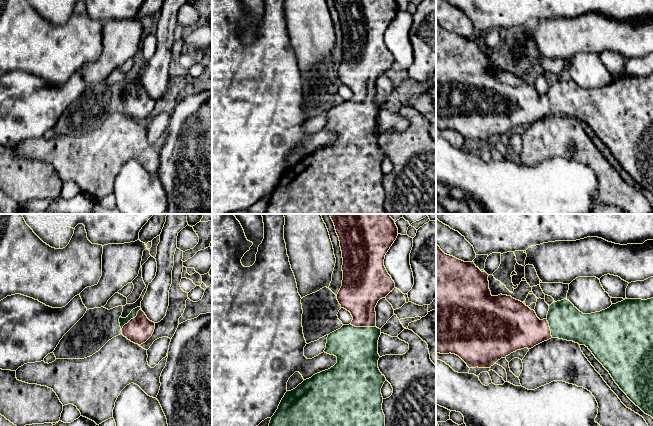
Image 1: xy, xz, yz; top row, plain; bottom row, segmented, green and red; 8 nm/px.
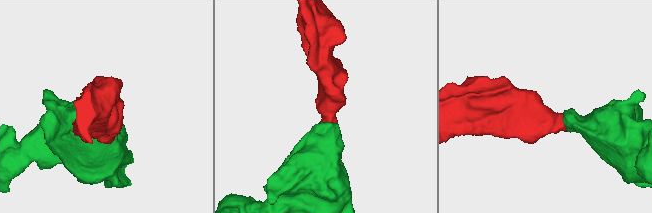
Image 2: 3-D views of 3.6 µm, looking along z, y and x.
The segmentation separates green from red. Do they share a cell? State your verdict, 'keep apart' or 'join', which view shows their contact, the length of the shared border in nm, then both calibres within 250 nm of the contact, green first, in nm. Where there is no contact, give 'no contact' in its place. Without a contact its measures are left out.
join; contact in xy; length 240 nm; calibres 60 and 220 nm

